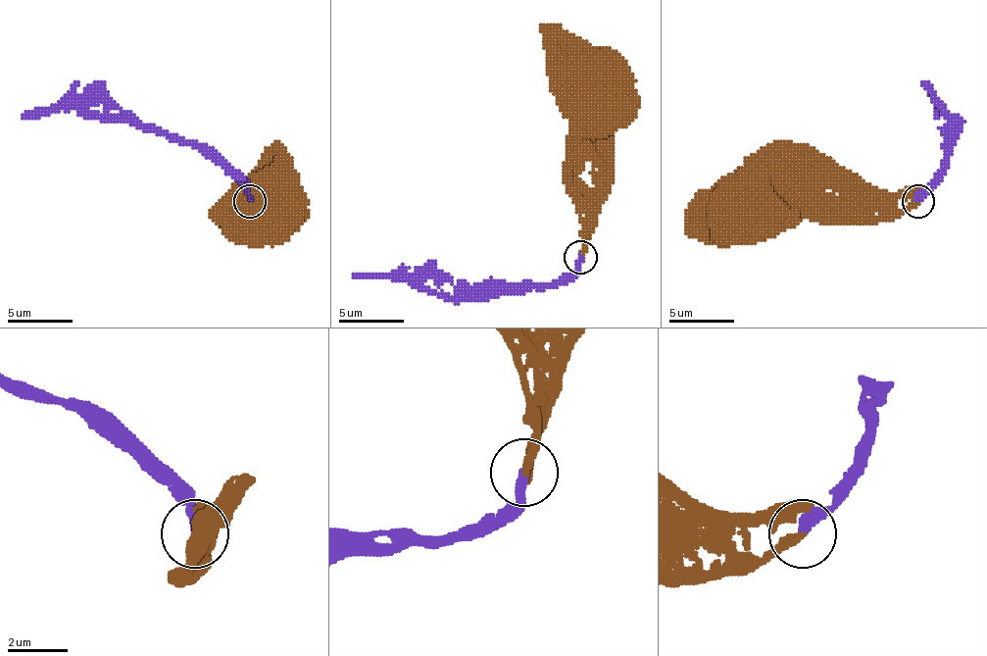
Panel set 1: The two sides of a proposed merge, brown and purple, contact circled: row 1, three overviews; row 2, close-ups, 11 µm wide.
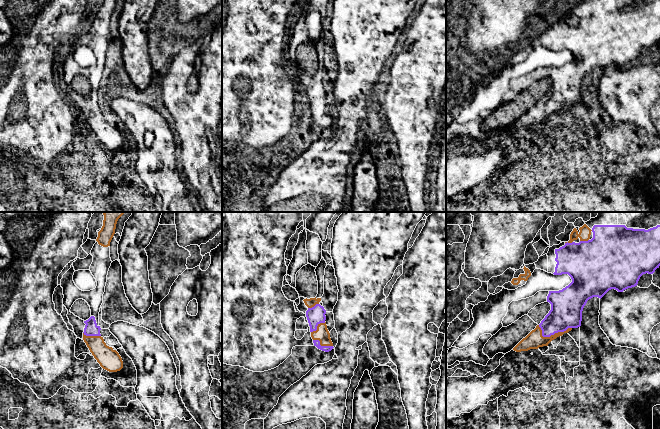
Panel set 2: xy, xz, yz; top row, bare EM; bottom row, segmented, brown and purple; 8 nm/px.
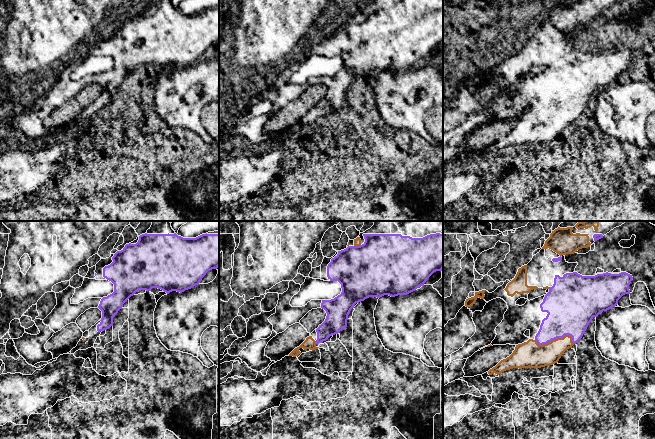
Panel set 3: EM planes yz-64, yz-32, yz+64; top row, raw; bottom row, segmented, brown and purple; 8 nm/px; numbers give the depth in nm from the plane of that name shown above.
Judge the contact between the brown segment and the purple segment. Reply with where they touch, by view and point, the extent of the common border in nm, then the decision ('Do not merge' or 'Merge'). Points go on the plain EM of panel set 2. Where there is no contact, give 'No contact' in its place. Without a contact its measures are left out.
Touches brown at yz (552, 111). Shared border 280 nm. Merge

